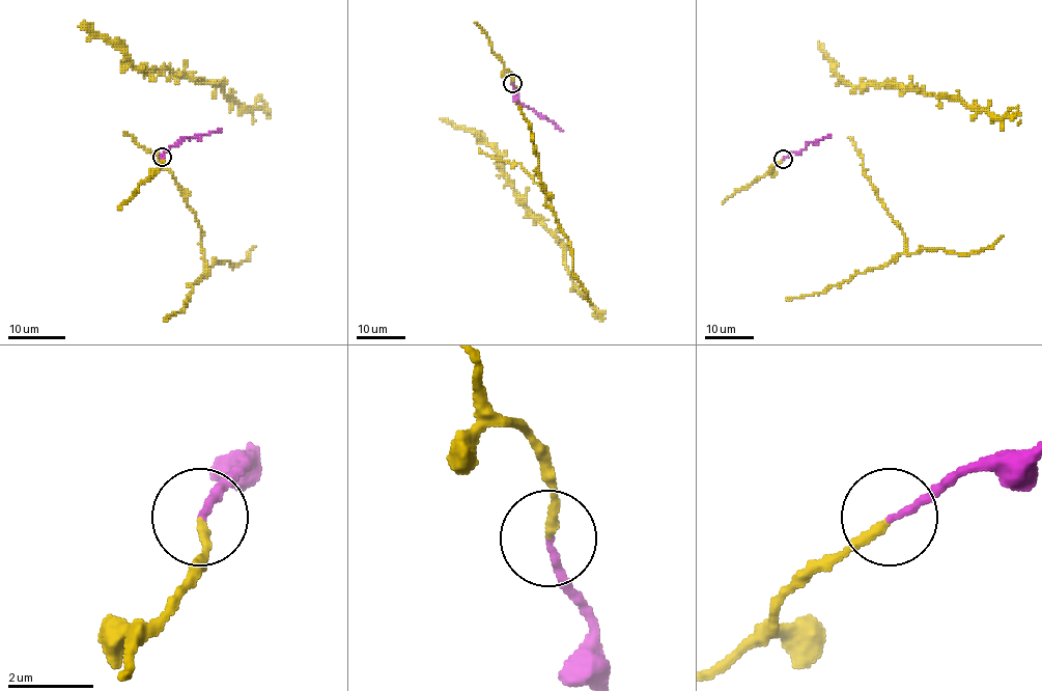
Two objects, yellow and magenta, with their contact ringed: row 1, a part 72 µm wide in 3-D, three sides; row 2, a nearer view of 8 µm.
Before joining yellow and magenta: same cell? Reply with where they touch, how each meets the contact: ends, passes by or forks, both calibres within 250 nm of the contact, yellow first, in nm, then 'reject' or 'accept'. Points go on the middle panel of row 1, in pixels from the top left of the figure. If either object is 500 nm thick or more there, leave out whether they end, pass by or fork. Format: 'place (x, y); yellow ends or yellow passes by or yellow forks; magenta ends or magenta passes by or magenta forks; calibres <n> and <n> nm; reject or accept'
place (512, 83); yellow ends; magenta ends; calibres 200 and 150 nm; accept

